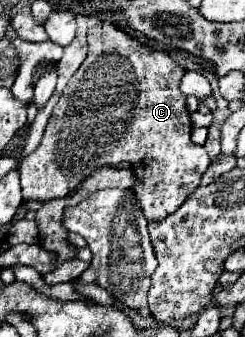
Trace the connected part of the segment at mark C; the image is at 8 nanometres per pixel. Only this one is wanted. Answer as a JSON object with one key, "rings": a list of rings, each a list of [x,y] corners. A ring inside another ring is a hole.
{"rings":[[[99,21],[95,27],[89,29],[87,33],[87,43],[89,43],[89,53],[87,53],[87,59],[83,61],[83,65],[73,73],[71,81],[67,83],[59,103],[55,105],[53,113],[51,113],[51,119],[45,127],[45,133],[43,133],[43,139],[39,143],[39,147],[29,153],[23,163],[19,165],[19,173],[21,173],[21,189],[23,189],[23,199],[25,201],[39,201],[39,203],[45,203],[45,201],[51,201],[51,199],[57,199],[57,197],[65,197],[69,195],[83,179],[87,179],[93,171],[97,171],[97,167],[105,167],[105,165],[111,165],[111,167],[119,167],[121,163],[129,163],[131,165],[131,171],[133,171],[133,191],[135,195],[141,199],[141,209],[145,211],[145,217],[149,221],[153,219],[163,219],[165,215],[177,211],[177,207],[187,199],[189,193],[193,193],[197,187],[199,187],[199,181],[201,181],[201,175],[205,173],[207,165],[211,163],[207,151],[201,147],[201,145],[195,145],[191,141],[191,121],[189,121],[189,111],[187,111],[187,105],[185,105],[185,95],[179,91],[179,81],[181,81],[181,75],[185,73],[185,69],[181,65],[177,65],[167,53],[163,51],[153,51],[149,49],[147,45],[139,43],[137,39],[129,37],[125,31],[119,31],[115,25],[111,25],[109,21]]]}

